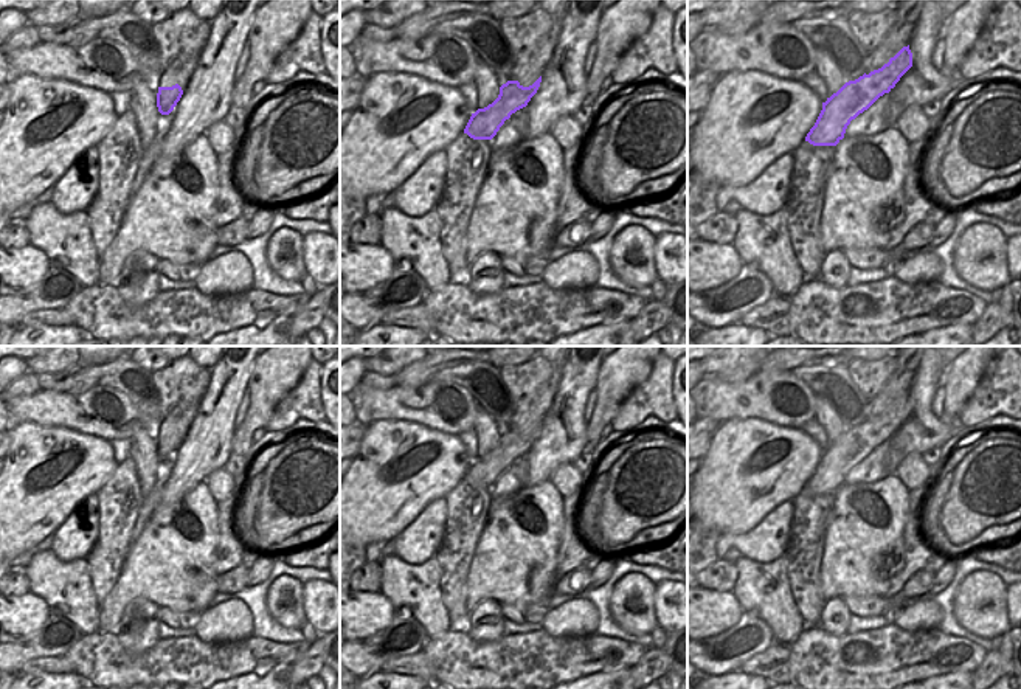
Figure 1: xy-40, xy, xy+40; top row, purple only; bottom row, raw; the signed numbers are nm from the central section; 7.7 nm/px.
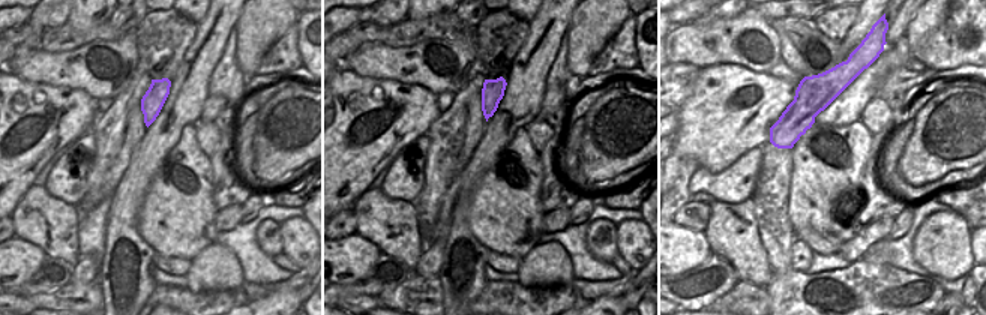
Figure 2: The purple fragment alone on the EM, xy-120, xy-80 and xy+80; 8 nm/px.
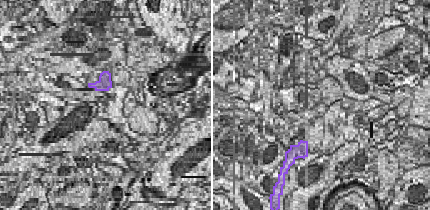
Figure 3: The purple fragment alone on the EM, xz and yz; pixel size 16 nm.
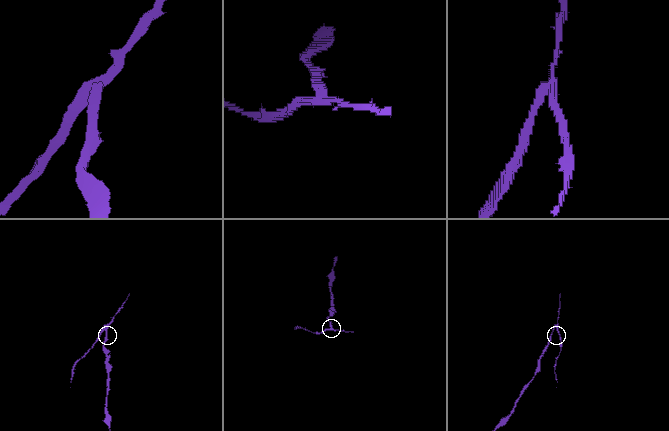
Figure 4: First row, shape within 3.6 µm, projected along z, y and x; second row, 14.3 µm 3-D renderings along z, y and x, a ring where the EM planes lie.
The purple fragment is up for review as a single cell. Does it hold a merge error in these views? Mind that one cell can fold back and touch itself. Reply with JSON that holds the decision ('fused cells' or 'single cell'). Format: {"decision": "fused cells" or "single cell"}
{"decision": "fused cells"}

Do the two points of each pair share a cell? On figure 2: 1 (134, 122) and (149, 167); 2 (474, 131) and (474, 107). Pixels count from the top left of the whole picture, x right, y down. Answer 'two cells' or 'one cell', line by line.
1: two cells
2: one cell

